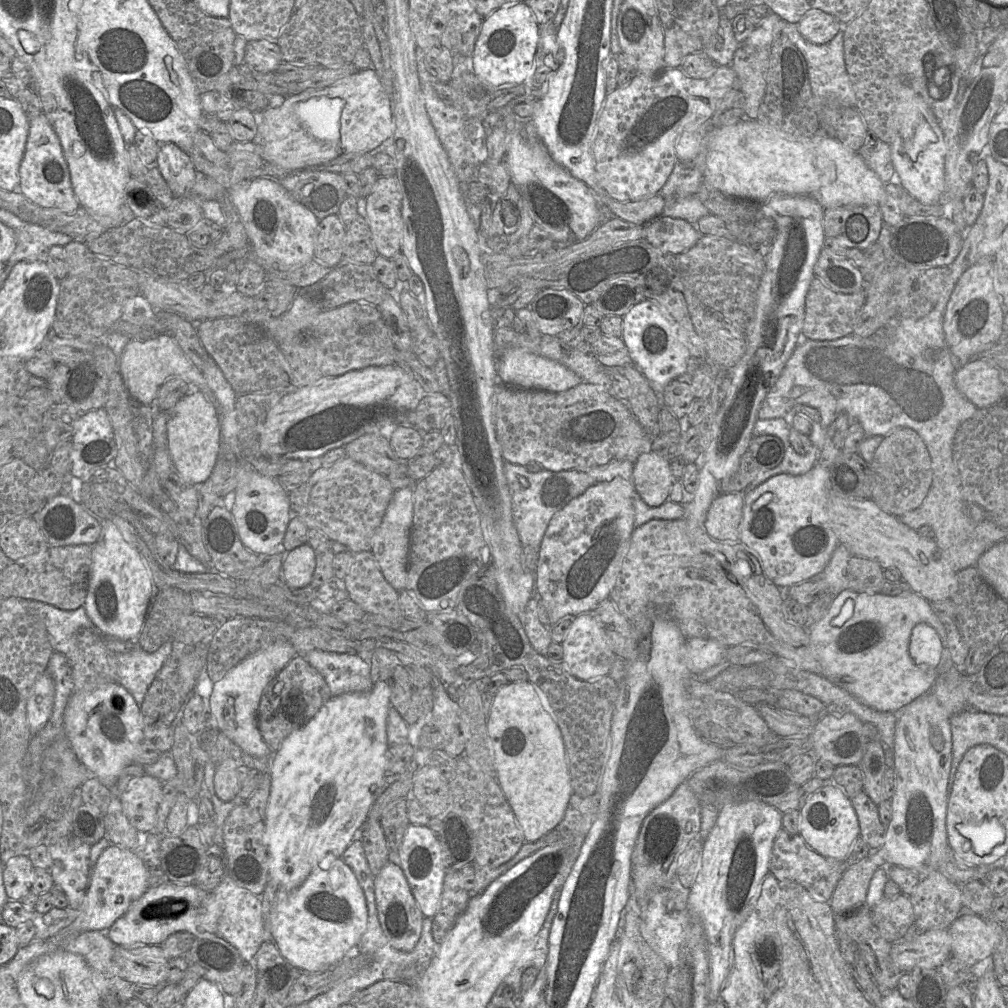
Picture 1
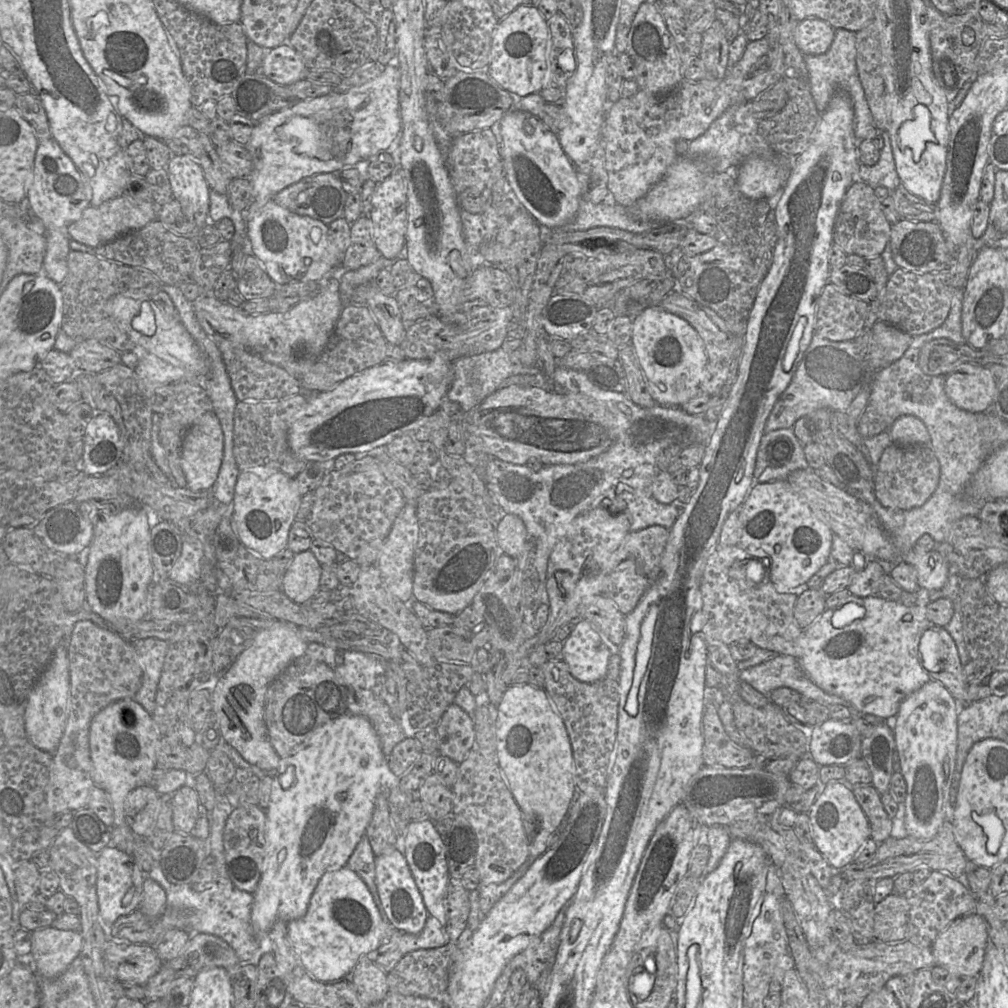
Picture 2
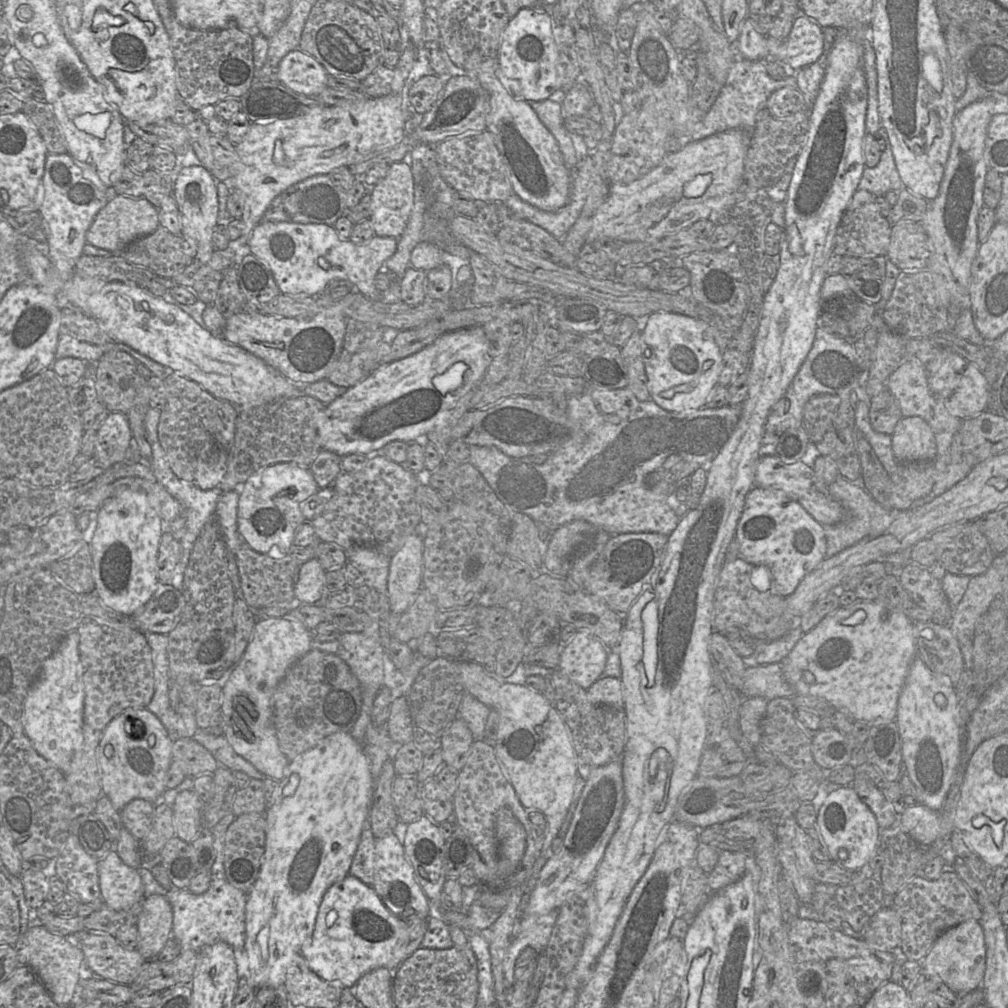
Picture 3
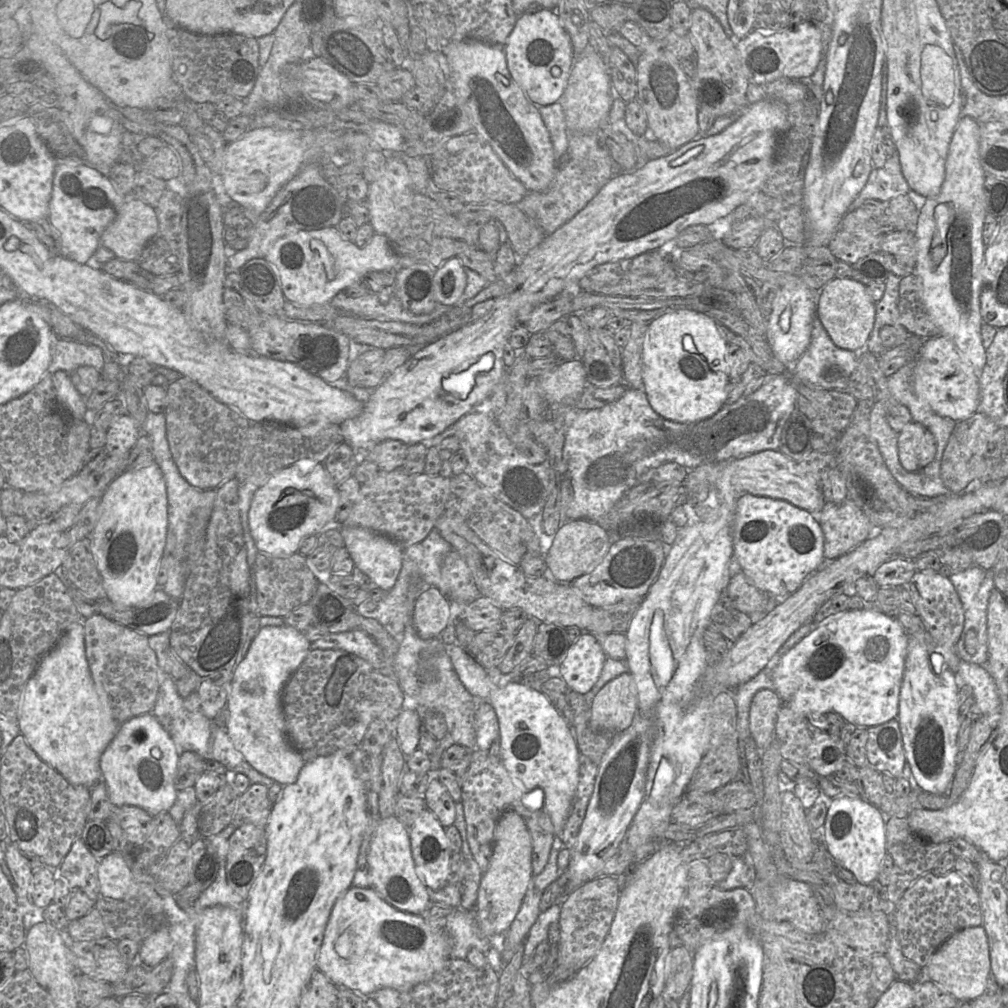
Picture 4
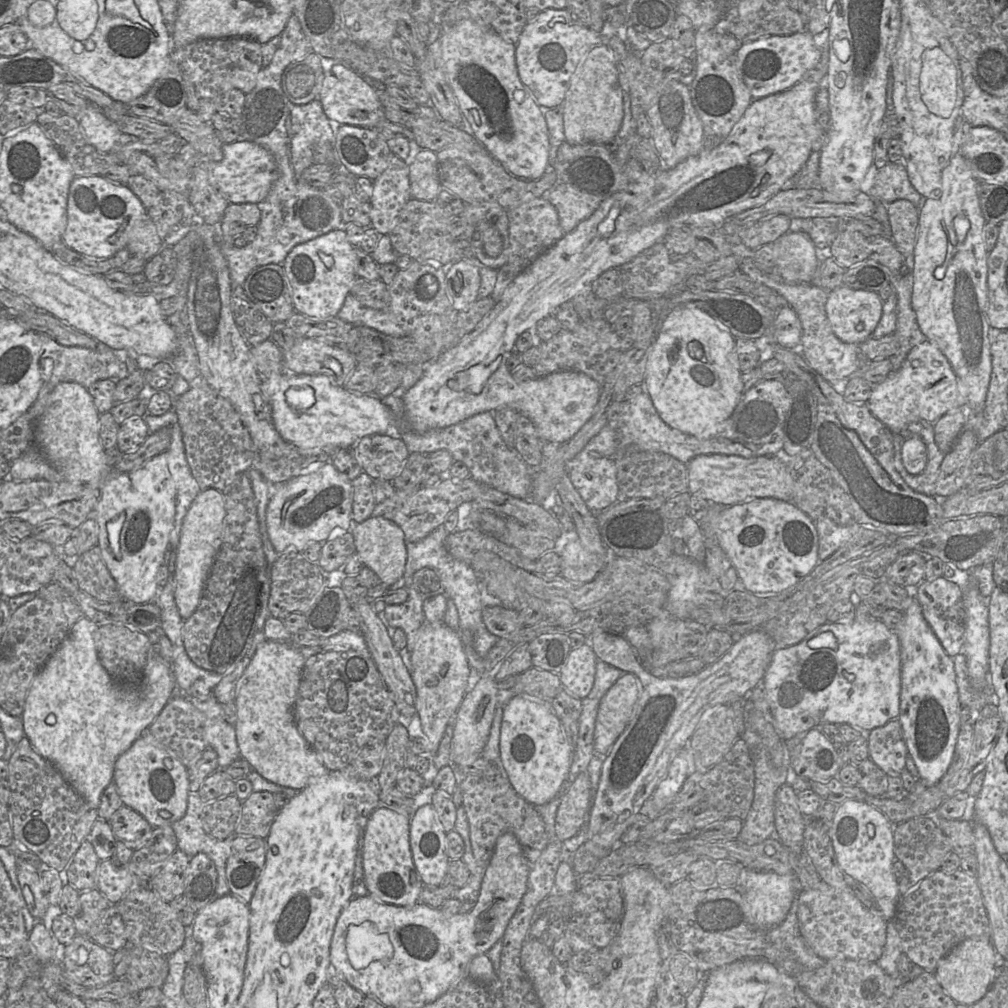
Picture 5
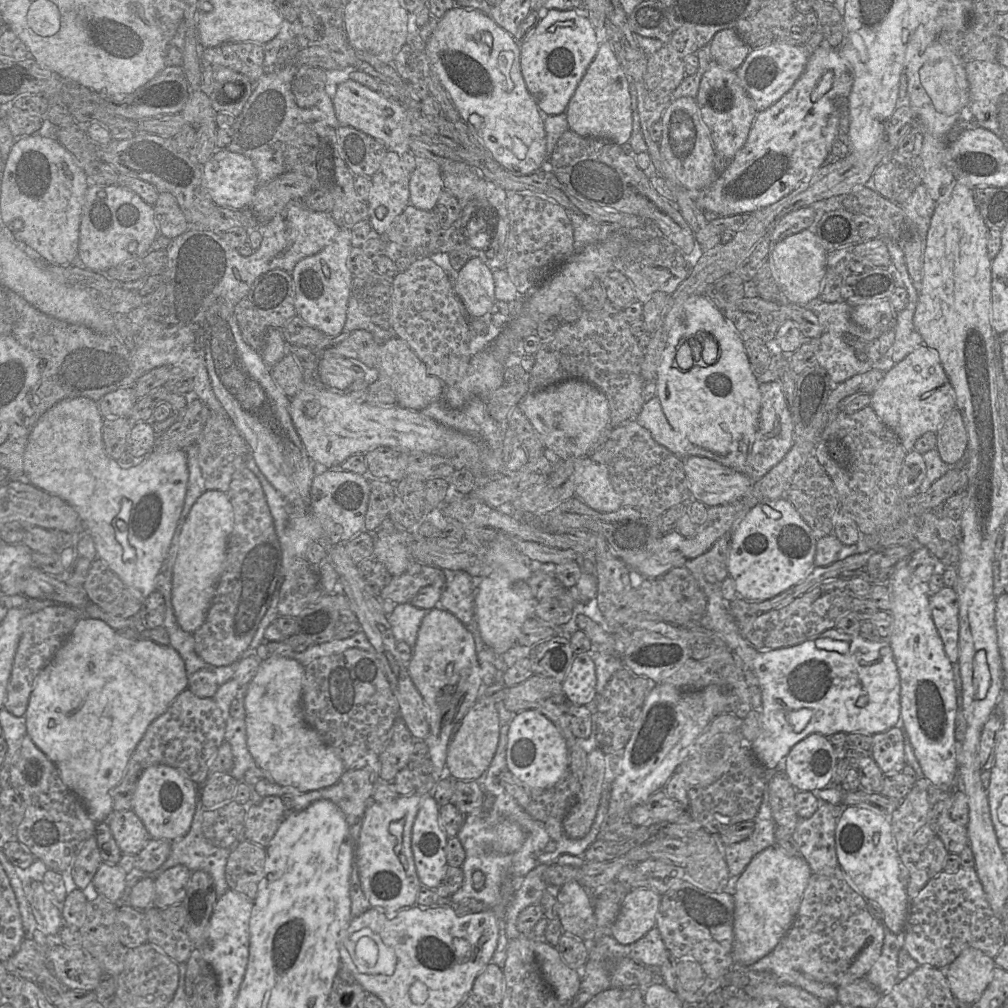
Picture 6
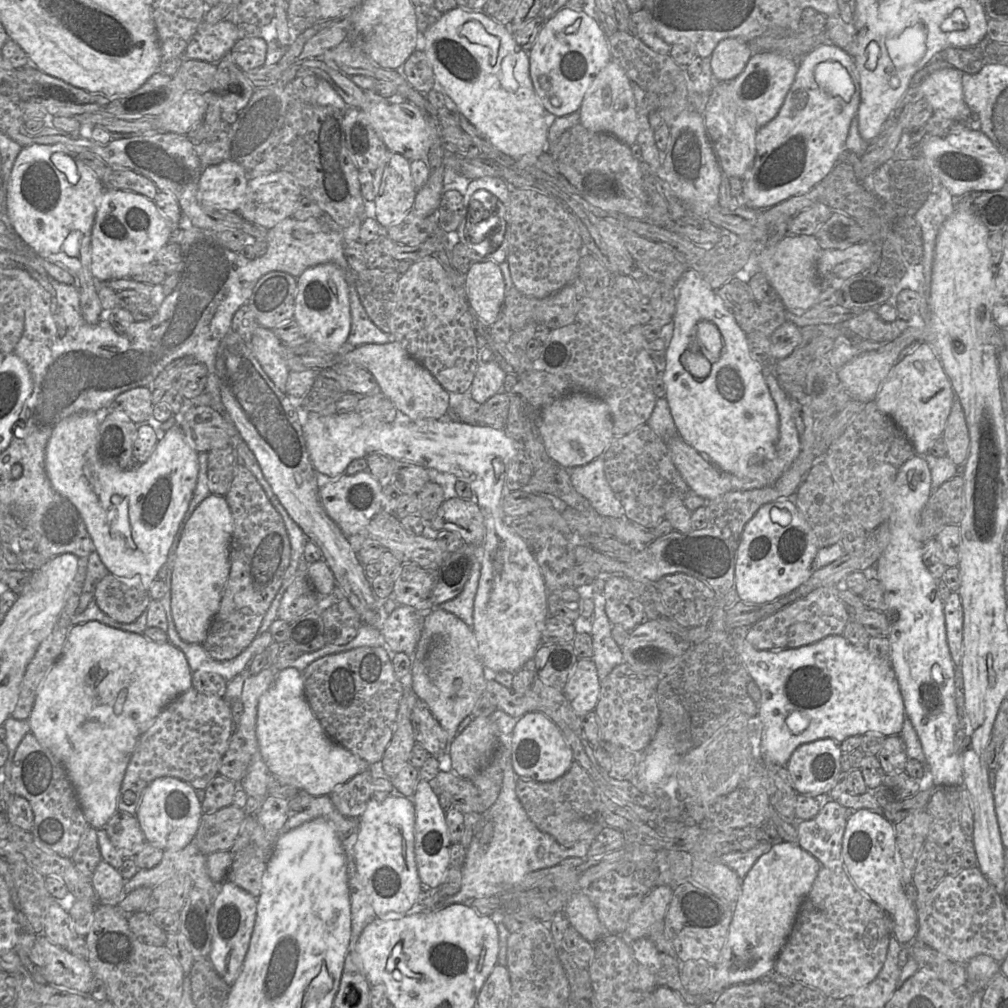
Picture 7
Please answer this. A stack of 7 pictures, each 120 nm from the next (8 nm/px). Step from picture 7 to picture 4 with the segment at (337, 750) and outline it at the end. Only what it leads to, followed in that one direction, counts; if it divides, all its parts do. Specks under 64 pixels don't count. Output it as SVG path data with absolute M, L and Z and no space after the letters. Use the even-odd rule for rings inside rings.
M291 626L261 627L234 670L226 704L229 710L227 733L235 748L253 768L283 786L297 780L306 760L289 742L281 695L309 648L310 642L303 633Z

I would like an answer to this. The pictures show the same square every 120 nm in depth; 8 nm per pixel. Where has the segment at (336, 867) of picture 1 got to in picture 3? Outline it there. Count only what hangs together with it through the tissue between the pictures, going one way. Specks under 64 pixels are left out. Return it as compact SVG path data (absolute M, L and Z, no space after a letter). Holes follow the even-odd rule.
M349 874L329 887L323 895L311 940L302 947L301 955L308 967L324 981L335 981L344 988L353 989L356 982L367 972L379 967L389 969L404 931L405 922L385 906L374 889Z

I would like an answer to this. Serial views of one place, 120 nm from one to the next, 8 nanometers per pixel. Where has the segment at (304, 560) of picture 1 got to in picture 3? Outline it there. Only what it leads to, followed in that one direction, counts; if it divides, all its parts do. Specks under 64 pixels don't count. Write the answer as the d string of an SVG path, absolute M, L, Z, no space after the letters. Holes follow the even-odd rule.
M313 558L299 567L294 588L296 601L300 604L314 604L325 596L325 574L319 559Z

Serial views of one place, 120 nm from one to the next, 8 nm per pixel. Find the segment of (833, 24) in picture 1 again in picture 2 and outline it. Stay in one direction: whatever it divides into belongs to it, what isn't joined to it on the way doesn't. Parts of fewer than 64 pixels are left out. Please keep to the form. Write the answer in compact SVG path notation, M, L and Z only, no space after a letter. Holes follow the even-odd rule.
M819 18L799 21L795 29L795 43L803 55L824 54L835 36L835 29Z

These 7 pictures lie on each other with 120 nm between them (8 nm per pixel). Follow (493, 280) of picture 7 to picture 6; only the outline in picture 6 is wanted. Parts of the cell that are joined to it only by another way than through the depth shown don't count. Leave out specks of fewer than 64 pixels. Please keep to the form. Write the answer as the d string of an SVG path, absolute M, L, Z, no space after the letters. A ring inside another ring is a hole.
M471 257L457 271L454 292L464 307L464 313L474 318L487 318L496 302L493 270L481 259Z

